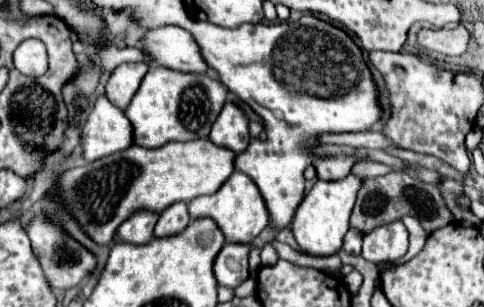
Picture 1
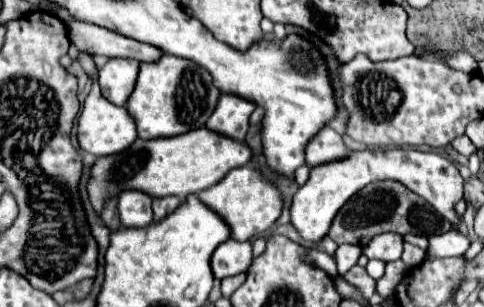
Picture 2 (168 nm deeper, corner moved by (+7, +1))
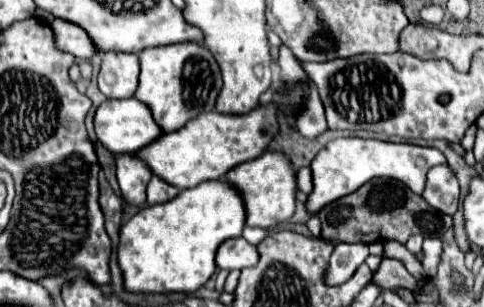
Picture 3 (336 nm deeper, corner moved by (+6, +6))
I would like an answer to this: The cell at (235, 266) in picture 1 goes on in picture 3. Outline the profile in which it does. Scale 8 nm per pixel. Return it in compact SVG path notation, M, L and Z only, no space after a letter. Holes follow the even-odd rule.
M243 237L237 239L227 239L225 243L221 243L221 247L217 249L217 267L219 269L245 269L245 267L253 267L259 261L259 253L257 247L247 243Z

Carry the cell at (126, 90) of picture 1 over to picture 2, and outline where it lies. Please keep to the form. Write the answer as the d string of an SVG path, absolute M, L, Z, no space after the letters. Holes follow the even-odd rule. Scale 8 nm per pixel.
M126 58L108 60L98 76L102 96L116 106L124 106L134 90L136 76L138 76L138 64L140 62L126 60Z

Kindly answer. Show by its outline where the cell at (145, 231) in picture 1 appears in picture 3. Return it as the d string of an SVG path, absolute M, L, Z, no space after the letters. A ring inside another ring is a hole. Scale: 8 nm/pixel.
M121 155L117 159L117 181L123 193L123 201L135 207L147 203L147 183L151 179L151 171L145 163L141 163L135 155Z

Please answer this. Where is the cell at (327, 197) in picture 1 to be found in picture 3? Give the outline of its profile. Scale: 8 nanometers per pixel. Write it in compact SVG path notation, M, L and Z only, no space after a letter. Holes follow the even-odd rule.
M343 137L331 141L325 149L317 153L311 161L313 169L313 191L307 197L307 211L317 215L325 205L357 191L363 183L373 177L389 177L399 179L401 183L409 185L413 193L423 195L427 173L435 165L447 165L445 155L433 147L419 147L411 143L385 143L377 139L359 139L359 137Z

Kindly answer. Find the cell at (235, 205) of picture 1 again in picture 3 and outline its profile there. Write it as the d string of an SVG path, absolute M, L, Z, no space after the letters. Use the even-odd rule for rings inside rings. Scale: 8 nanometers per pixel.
M265 151L261 157L233 167L225 175L225 181L239 191L245 203L245 213L247 213L245 225L247 227L269 229L269 227L275 227L277 223L287 221L295 213L295 189L297 189L295 169L291 167L289 159L283 153Z

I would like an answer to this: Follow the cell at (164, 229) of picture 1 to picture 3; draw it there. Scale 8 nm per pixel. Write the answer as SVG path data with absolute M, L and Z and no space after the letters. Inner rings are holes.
M153 177L147 185L147 203L149 205L159 205L159 203L167 203L171 199L175 199L179 193L177 187L161 181L159 177Z

